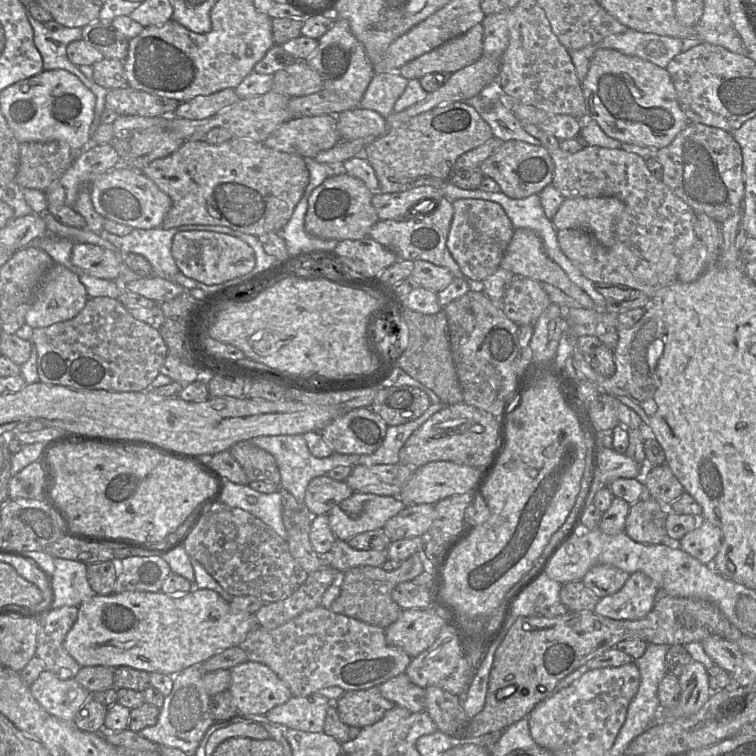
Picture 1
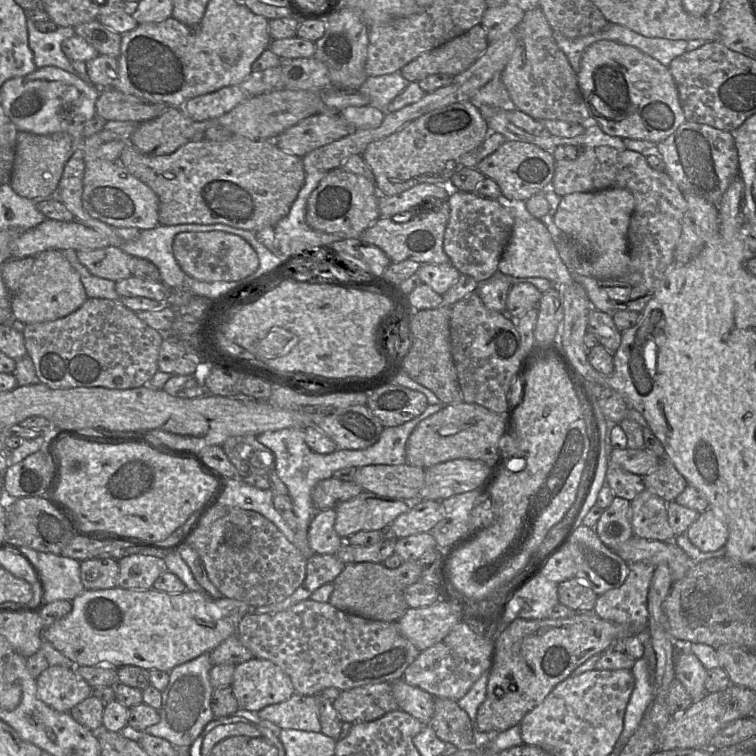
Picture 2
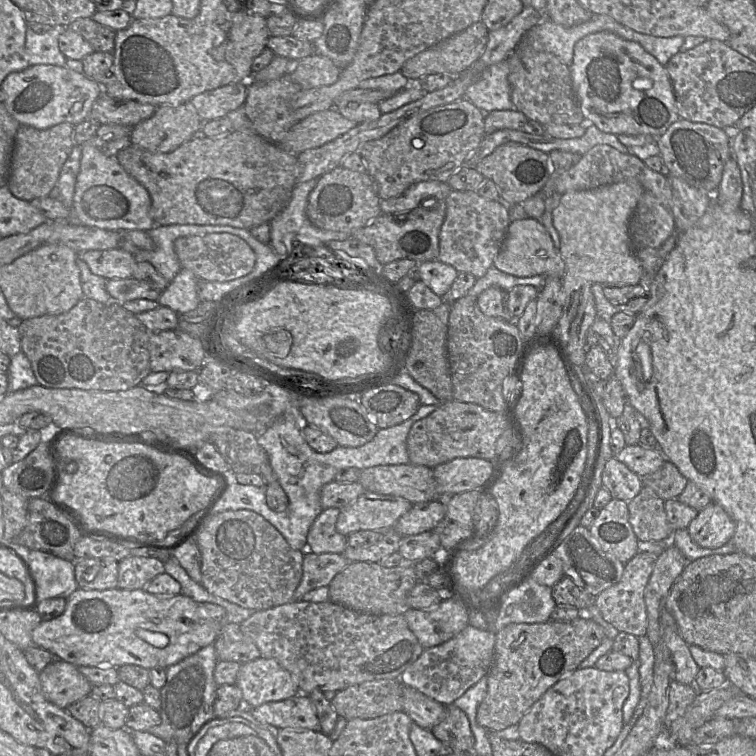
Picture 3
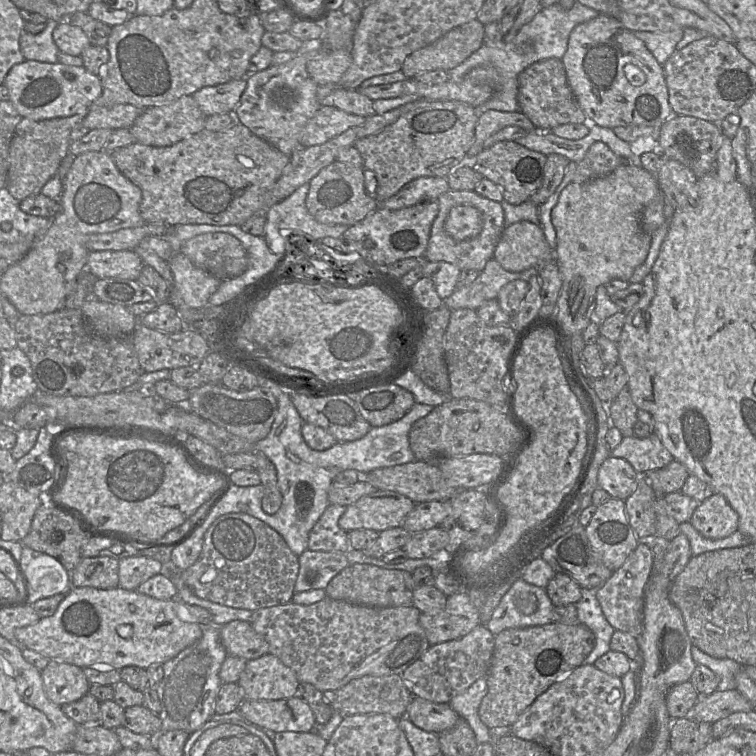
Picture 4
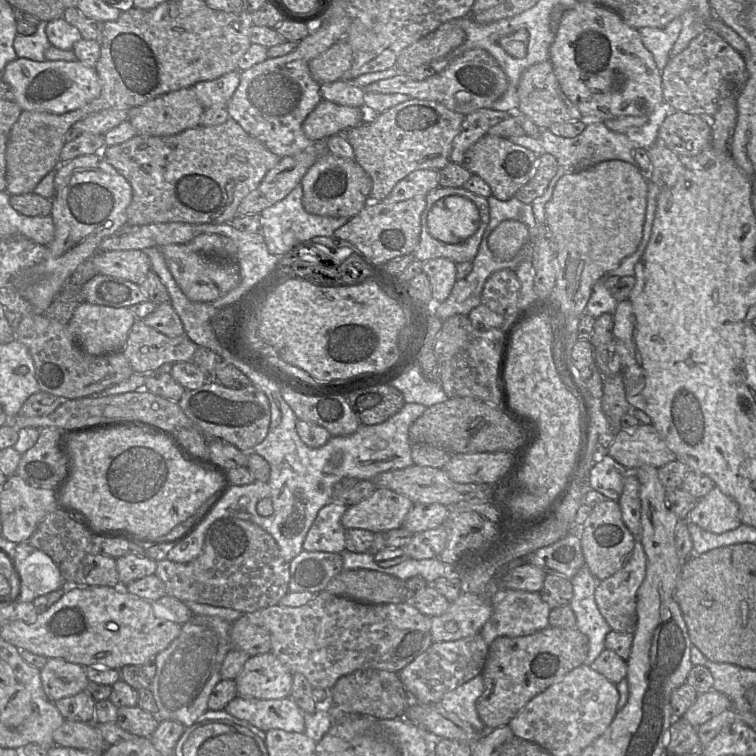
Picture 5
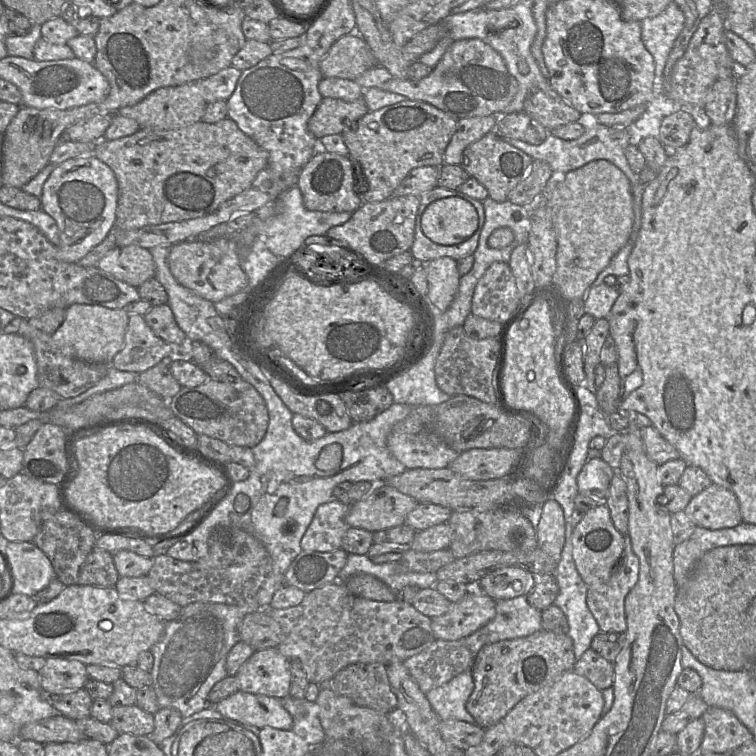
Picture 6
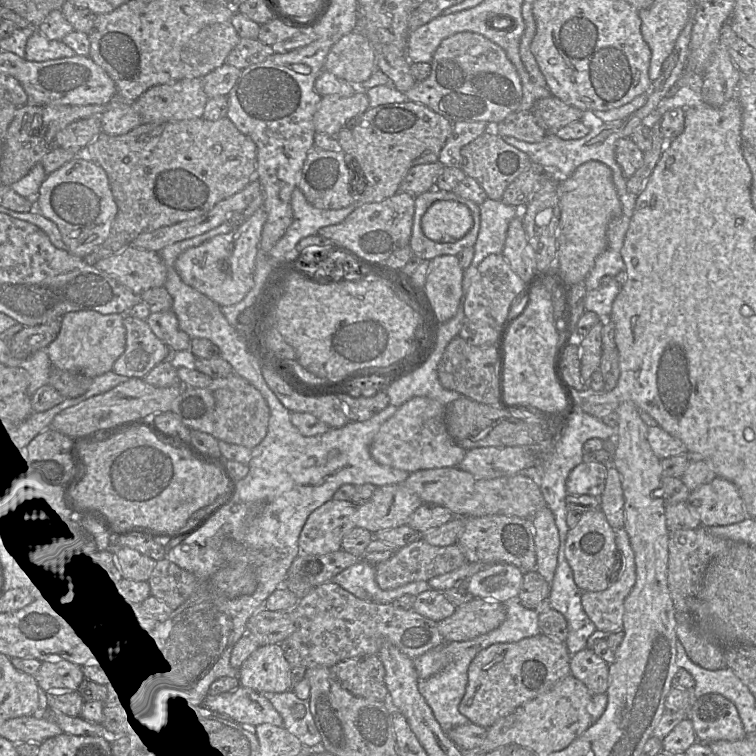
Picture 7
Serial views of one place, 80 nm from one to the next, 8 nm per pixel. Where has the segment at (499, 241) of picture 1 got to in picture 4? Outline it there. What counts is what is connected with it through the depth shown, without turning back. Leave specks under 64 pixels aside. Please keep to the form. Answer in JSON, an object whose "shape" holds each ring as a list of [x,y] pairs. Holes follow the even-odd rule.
{"shape":[[[449,190],[438,198],[439,211],[433,222],[424,258],[430,262],[445,261],[456,265],[460,270],[476,270],[481,272],[487,262],[494,257],[494,251],[505,228],[504,210],[499,202],[480,196],[475,191]],[[459,205],[470,205],[481,212],[482,229],[472,239],[457,241],[444,230],[444,222],[450,210]]]}

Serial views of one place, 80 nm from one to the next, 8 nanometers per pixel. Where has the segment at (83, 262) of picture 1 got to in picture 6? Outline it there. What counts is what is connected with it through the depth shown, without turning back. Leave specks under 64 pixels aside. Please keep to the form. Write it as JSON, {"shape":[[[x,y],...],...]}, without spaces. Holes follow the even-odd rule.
{"shape":[[[135,245],[115,248],[101,258],[96,267],[135,288],[154,278],[156,273],[151,252]]]}

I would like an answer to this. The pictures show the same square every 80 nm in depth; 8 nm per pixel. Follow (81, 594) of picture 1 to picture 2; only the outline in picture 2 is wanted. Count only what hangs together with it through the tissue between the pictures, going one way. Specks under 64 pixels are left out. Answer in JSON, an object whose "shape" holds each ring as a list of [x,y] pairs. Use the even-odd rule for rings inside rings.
{"shape":[[[38,552],[45,604],[56,600],[72,601],[85,588],[80,579],[80,562],[51,553]]]}

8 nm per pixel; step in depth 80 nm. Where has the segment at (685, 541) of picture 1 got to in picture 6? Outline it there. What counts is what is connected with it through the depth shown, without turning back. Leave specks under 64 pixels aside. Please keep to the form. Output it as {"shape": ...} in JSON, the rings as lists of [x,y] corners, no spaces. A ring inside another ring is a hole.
{"shape":[[[715,483],[693,496],[684,511],[698,527],[711,530],[732,528],[743,522],[736,495]]]}

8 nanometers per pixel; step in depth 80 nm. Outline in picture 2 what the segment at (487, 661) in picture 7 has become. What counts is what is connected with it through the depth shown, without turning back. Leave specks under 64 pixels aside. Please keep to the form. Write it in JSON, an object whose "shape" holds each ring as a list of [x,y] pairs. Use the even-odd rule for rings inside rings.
{"shape":[[[576,612],[572,617],[558,618],[558,619],[538,619],[538,620],[526,620],[526,619],[515,619],[505,629],[500,631],[494,639],[494,655],[493,662],[489,671],[489,678],[486,690],[486,697],[482,704],[479,706],[476,715],[476,727],[481,733],[489,732],[503,732],[515,725],[518,725],[521,720],[532,711],[537,705],[539,705],[546,696],[563,680],[571,676],[571,673],[587,661],[589,658],[596,654],[602,654],[607,650],[611,649],[613,644],[624,637],[637,635],[630,626],[618,624],[616,622],[608,621],[599,618],[593,612]]]}

